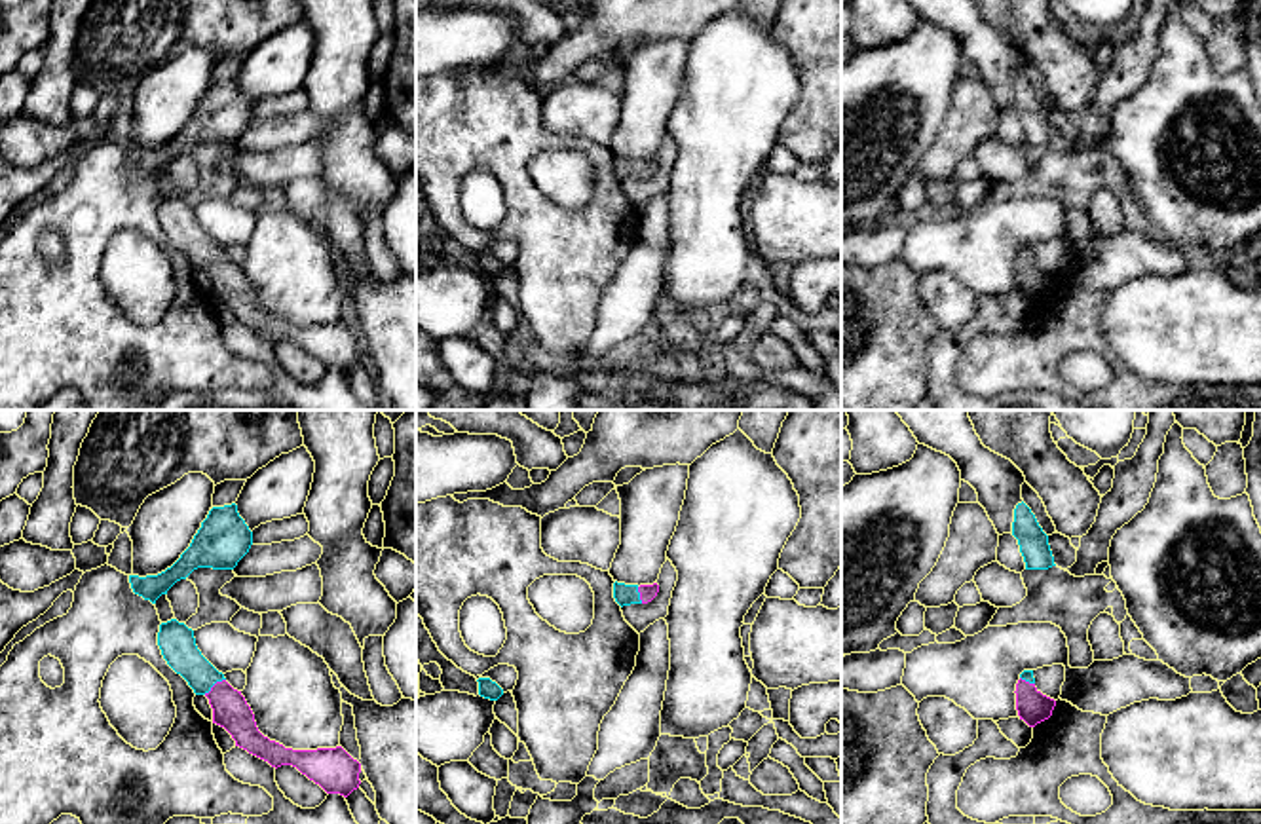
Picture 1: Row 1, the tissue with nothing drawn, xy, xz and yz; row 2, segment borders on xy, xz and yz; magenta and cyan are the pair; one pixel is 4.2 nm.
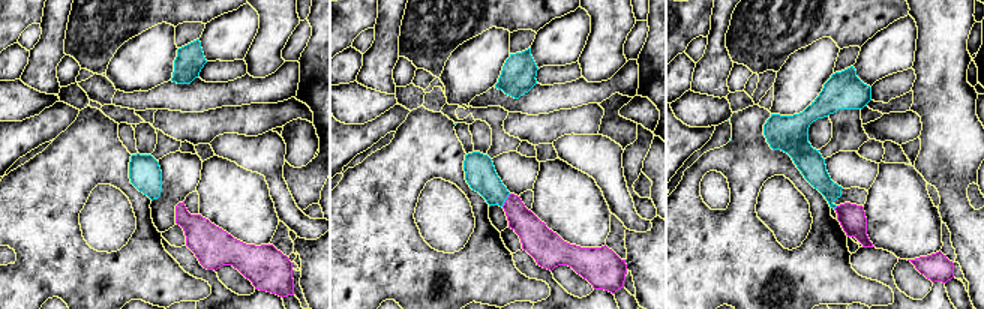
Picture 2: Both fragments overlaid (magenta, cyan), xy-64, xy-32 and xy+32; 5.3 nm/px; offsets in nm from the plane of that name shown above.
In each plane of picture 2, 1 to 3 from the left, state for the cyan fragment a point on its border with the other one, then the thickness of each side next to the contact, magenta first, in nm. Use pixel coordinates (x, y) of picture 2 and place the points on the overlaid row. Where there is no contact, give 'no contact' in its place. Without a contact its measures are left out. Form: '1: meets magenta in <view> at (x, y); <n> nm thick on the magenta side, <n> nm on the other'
1: no contact
2: meets magenta in xy-32 at (506, 200); 160 nm thick on the magenta side, 170 nm on the other
3: meets magenta in xy+32 at (836, 207); 140 nm thick on the magenta side, 140 nm on the other

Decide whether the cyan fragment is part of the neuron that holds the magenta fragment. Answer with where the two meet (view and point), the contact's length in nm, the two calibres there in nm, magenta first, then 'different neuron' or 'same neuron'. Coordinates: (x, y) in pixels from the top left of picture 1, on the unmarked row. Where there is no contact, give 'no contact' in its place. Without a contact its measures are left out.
xy (213, 261) | 120 nm | 160/150 nm | same neuron

